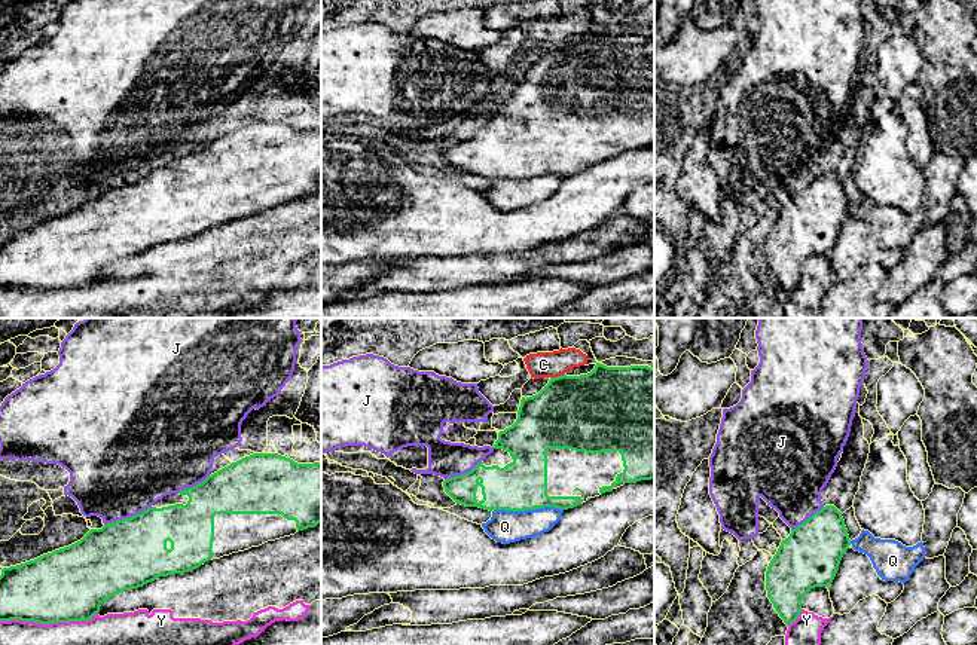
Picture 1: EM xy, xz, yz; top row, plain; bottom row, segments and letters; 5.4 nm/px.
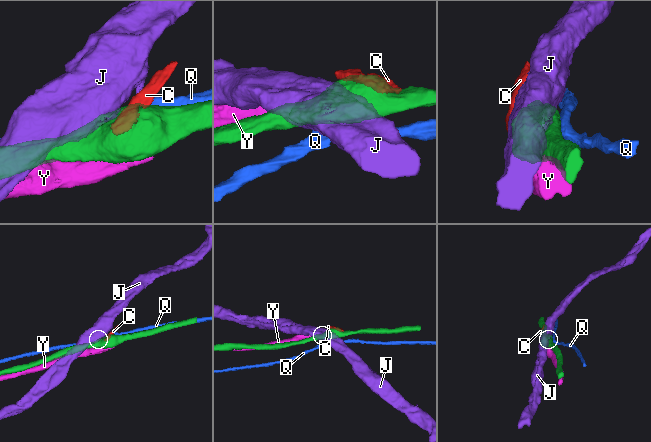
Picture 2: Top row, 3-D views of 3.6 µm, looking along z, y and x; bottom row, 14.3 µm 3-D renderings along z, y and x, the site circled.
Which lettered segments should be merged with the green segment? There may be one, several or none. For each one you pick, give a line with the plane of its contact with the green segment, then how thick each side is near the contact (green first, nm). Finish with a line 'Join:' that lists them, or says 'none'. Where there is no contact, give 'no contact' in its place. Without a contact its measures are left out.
Join: none

